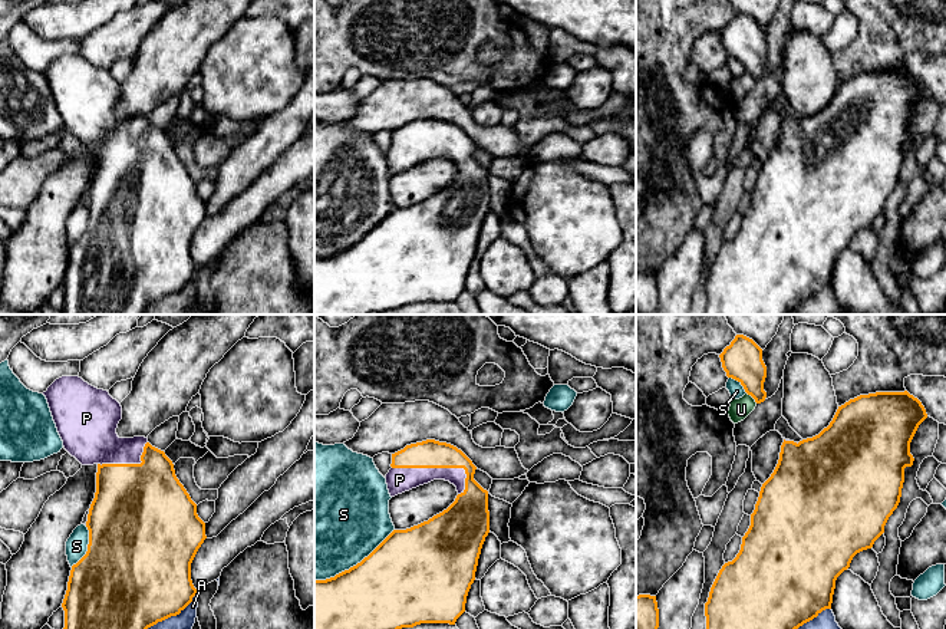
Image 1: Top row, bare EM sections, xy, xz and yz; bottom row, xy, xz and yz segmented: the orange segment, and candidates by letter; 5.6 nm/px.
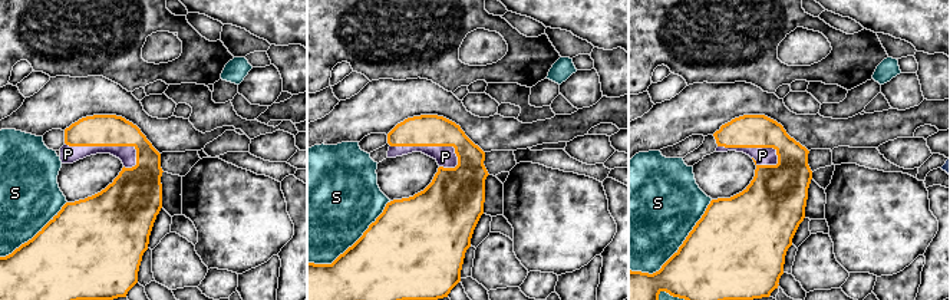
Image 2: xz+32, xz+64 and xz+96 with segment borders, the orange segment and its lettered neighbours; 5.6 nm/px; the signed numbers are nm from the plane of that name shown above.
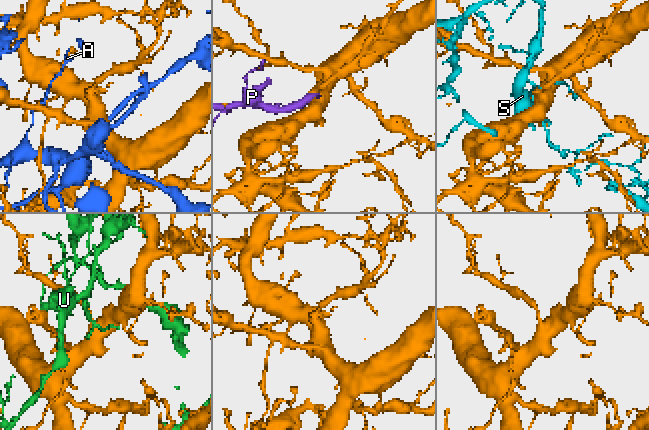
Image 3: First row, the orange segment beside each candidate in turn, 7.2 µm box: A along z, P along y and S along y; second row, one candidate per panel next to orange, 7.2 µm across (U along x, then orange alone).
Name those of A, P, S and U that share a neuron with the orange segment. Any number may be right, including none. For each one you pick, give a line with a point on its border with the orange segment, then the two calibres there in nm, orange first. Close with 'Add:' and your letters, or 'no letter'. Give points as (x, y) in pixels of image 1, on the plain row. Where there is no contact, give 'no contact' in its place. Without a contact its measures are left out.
P: meets orange in xz at (438, 145); 160 nm thick on the orange side, 140 nm on the other
Add: P

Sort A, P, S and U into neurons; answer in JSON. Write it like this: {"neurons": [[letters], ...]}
{"neurons": [["A"], ["P"], ["S"], ["U"]]}

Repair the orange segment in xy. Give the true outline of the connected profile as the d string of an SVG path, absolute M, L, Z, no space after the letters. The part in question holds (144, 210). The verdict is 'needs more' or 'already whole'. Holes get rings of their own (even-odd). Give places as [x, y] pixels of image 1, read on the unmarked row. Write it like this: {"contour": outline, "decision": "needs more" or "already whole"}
{"contour": "M62 55L43 73L65 128L82 144L98 144L96 171L86 200L88 230L70 248L62 281L62 310L65 314L142 314L148 306L179 293L197 273L191 241L207 217L205 201L198 195L197 182L177 157L174 142L164 129L152 125L145 115L118 115L122 85L108 69L98 67L79 55Z", "decision": "needs more"}

